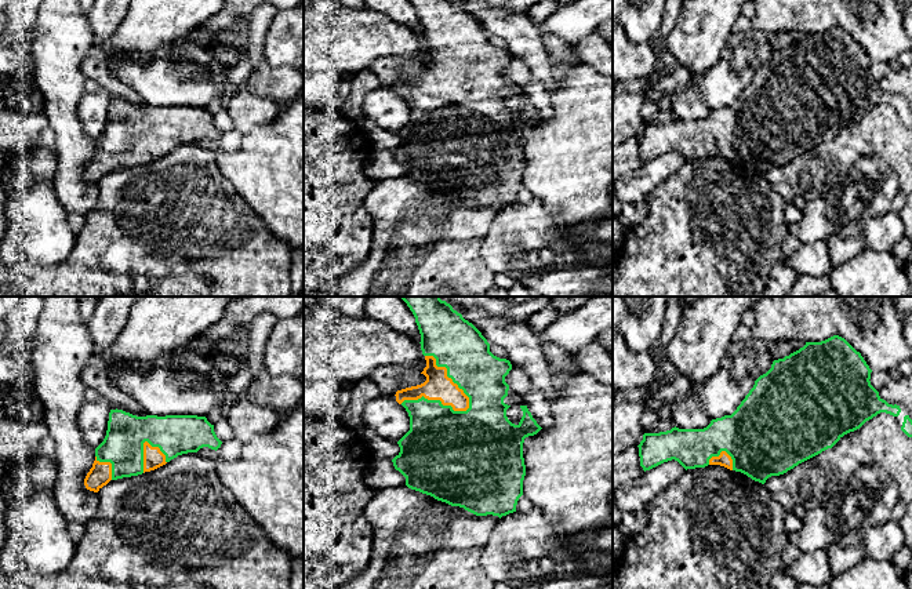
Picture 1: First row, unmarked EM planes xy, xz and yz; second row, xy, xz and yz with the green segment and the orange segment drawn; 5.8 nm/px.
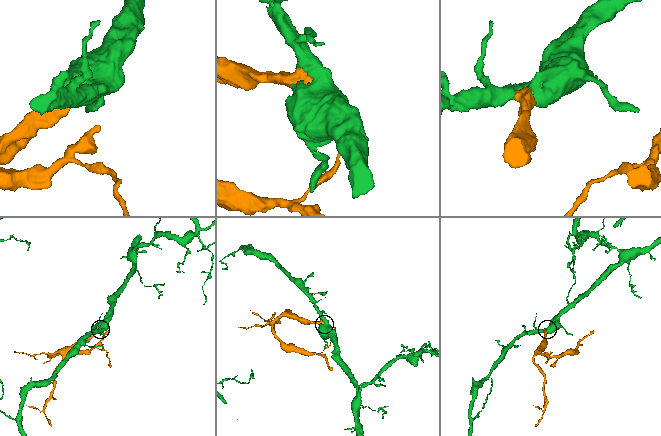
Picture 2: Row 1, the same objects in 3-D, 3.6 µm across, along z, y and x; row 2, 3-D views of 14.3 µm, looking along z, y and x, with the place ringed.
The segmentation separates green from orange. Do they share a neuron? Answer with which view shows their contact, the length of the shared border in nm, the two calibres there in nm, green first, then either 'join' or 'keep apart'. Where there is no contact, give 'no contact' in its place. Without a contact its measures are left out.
xz | 400 nm | 420/160 nm | join

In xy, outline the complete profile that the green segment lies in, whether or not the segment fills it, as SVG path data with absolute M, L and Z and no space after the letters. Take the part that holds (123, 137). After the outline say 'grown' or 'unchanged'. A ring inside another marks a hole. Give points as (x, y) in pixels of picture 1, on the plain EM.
M110 101L103 132L84 170L87 181L98 183L110 171L155 161L178 146L203 138L218 141L222 132L206 108L146 106Z; grown

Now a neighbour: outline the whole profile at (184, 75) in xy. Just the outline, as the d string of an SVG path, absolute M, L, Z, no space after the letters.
M181 39L160 54L146 66L127 57L108 58L110 70L119 80L131 87L149 106L197 106L207 108L212 101L222 102L230 92L247 87L252 66L248 52L235 66L222 65L208 50L195 46L188 39Z

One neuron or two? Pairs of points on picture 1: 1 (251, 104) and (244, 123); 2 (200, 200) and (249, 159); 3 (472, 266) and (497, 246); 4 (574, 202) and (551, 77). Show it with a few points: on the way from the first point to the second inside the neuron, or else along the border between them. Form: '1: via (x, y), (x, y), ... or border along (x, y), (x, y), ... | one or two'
1: via (247, 108), (244, 119) | one
2: border along (215, 153), (218, 170), (247, 203) | two
3: border along (489, 226), (482, 240), (480, 257), (494, 273) | two
4: border along (562, 68), (558, 84), (551, 94) | two

